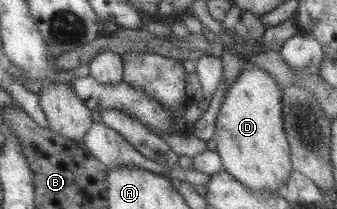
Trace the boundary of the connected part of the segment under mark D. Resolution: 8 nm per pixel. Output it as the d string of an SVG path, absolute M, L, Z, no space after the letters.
M246 63L225 92L215 119L213 140L222 167L253 192L280 192L292 172L289 145L282 126L281 86L260 67Z

